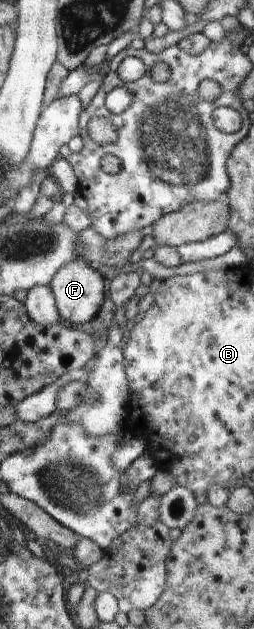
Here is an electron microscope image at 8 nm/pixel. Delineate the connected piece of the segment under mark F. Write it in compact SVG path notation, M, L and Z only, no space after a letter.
M83 258L66 263L51 279L50 291L54 295L59 318L72 326L88 323L98 314L104 300L104 281L97 268L88 264Z

